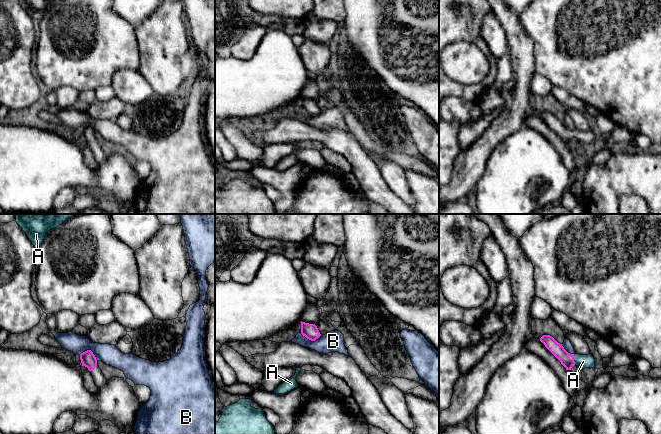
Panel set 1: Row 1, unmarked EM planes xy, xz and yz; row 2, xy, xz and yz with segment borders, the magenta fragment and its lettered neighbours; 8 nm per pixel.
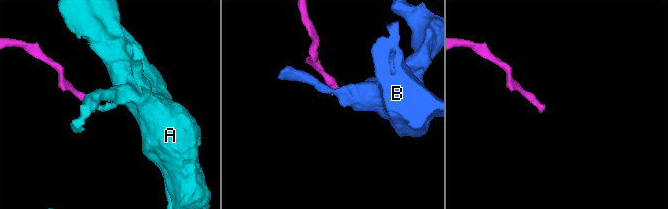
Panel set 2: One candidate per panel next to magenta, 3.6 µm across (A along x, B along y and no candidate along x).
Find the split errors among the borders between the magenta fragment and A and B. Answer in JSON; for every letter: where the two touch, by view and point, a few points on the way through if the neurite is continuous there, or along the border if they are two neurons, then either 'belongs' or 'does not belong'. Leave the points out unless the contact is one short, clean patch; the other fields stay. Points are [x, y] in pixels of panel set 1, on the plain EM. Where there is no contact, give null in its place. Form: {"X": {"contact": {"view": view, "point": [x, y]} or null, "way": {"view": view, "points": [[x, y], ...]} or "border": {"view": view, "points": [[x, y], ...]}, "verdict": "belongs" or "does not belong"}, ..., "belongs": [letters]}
{"A": {"contact": {"view": "yz", "point": [573, 135]}, "way": {"view": "yz", "points": [[567, 136], [573, 135], [583, 137]]}, "verdict": "belongs"}, "B": {"contact": {"view": "xy", "point": [89, 126]}, "border": {"view": "xy", "points": [[79, 130], [90, 126], [97, 135]]}, "verdict": "does not belong"}, "belongs": ["A"]}

